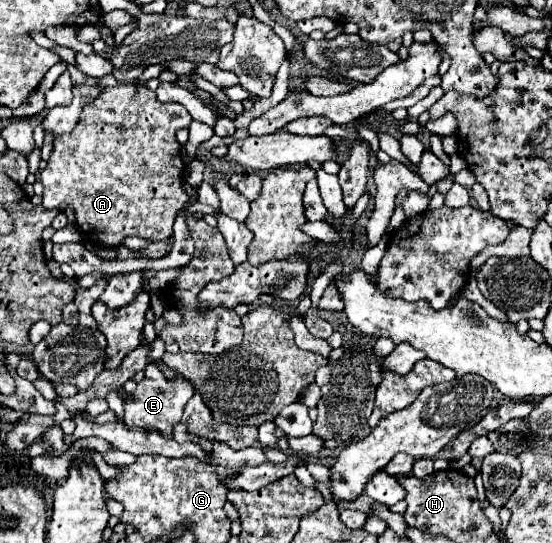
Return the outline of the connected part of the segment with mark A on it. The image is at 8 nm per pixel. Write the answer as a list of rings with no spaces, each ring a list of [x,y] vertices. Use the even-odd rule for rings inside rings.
[[[119,85],[119,87],[107,87],[97,99],[93,99],[89,105],[85,105],[79,123],[75,125],[75,129],[71,133],[67,133],[65,137],[59,137],[53,145],[51,157],[47,161],[47,167],[41,171],[39,181],[43,183],[45,191],[43,191],[43,205],[47,205],[49,209],[65,209],[65,205],[73,205],[75,209],[75,223],[77,227],[85,233],[85,237],[95,243],[95,245],[105,245],[105,247],[119,247],[123,243],[125,237],[137,235],[137,237],[145,237],[145,239],[167,239],[171,235],[171,227],[175,221],[177,211],[189,201],[187,191],[183,189],[183,173],[185,173],[185,163],[183,163],[183,155],[181,155],[181,145],[177,141],[177,131],[181,127],[189,127],[193,121],[193,117],[189,115],[189,111],[181,105],[181,103],[163,103],[157,99],[155,91],[151,91],[145,85]]]

